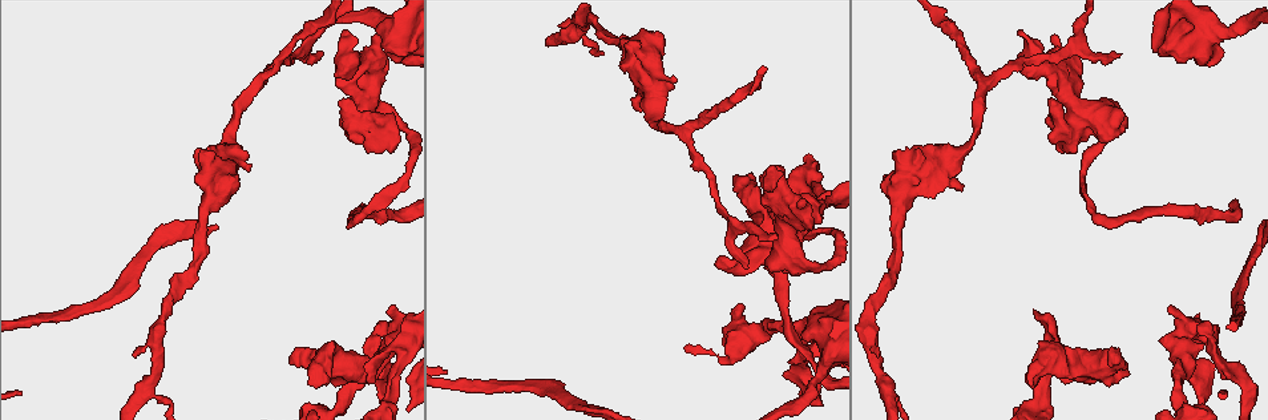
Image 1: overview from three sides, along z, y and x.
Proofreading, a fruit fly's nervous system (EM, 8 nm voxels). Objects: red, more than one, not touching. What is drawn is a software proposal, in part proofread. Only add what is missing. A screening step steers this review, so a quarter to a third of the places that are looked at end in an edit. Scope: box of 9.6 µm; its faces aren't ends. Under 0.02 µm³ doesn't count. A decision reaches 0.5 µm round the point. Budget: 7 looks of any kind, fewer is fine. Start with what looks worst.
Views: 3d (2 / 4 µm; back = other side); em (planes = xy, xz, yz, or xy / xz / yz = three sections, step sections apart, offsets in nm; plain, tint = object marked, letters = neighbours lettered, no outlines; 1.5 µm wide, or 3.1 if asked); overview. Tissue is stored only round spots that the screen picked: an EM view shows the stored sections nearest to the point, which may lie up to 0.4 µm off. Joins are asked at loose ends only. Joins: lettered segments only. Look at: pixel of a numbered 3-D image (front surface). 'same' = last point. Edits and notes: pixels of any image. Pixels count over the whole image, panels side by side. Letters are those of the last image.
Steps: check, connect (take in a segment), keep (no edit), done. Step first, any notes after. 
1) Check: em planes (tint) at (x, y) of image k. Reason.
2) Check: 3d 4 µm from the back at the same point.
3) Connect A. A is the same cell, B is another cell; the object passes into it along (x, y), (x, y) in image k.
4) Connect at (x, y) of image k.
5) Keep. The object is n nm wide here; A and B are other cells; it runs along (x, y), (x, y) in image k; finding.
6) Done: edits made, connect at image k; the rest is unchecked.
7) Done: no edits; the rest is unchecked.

Check: 3d 4 µm at (733, 177) of image 1. Free end.

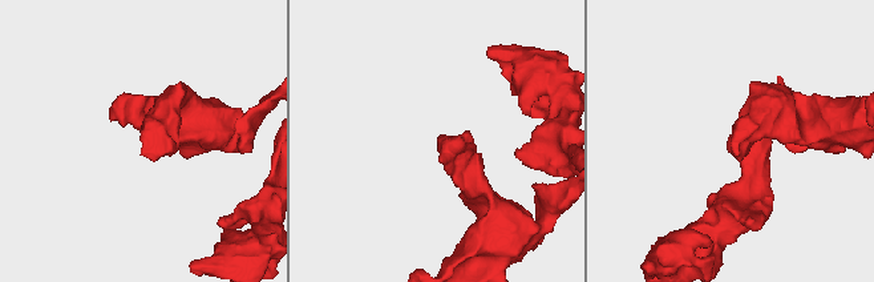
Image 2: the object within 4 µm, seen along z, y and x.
Check: em planes (letters) at (440, 144) of image 2. Shape alone is not enough.

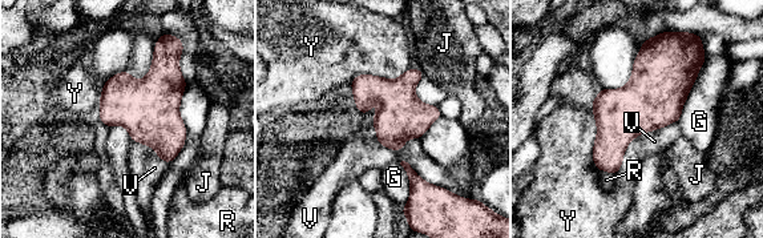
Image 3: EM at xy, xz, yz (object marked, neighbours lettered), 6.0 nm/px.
Keep. G, J, R, V and Y are other cells; a border runs along (590, 108), (598, 169) in image 3; no lettered segment goes on from it.

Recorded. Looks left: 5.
Check: em planes (letters) at (1109, 354) of image 1. An open end.

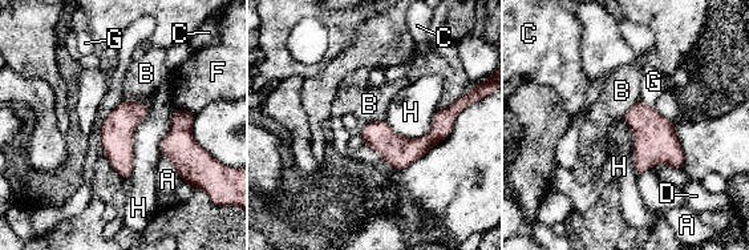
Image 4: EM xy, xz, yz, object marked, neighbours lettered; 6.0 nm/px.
Keep. A, B, C, D, F, G and H are other cells; it runs along (452, 109), (422, 145), (367, 142) in image 4; no lettered segment goes on from it.

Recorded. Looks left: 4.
Check: 3d 2 µm at (320, 53) of image 1. Thin end.

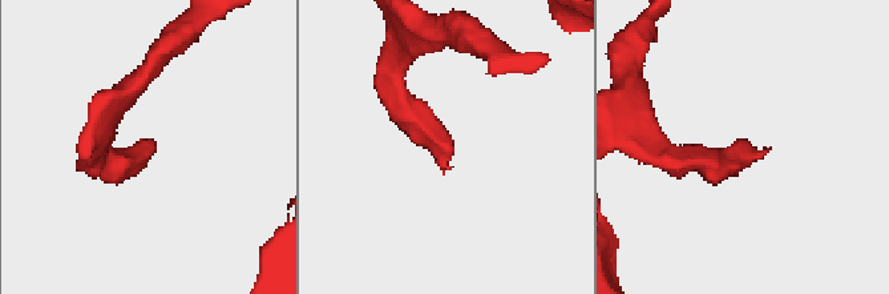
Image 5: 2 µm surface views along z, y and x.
Check: em xy step 4 (tint) at (452, 166) of image 5.

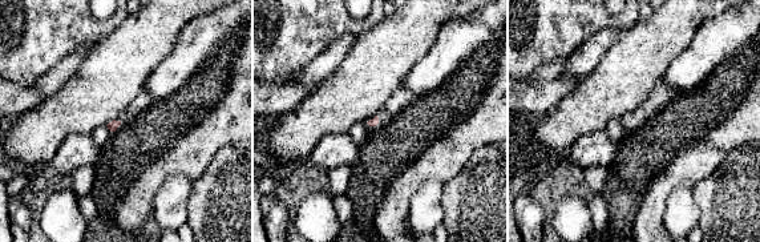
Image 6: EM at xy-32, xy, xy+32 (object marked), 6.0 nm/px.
Check: em planes (letters) at the same point.

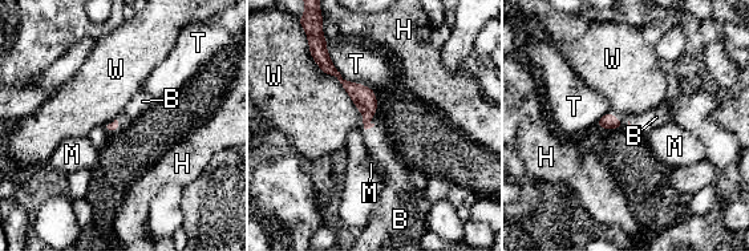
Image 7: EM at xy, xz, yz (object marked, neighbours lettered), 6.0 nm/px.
Connect B. B is the same cell, H, M, T and W are other cells; the object passes into it along (364, 98), (369, 128), (380, 146) in image 7; it goes on there.

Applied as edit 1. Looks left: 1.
Done: edits made, connect at image 7; the rest is unchecked.

